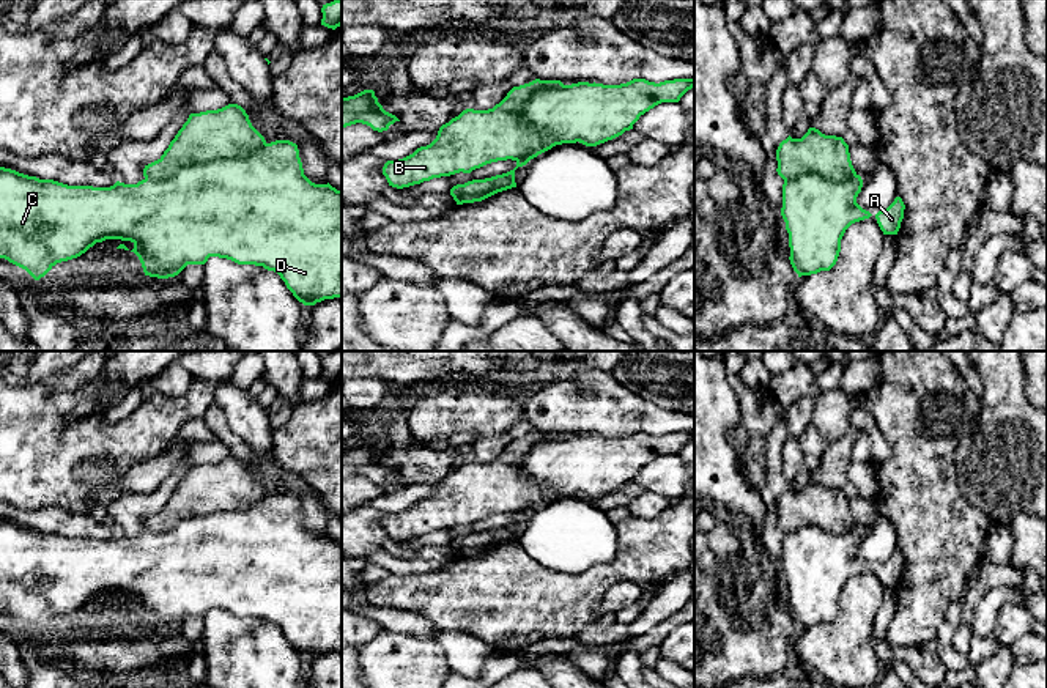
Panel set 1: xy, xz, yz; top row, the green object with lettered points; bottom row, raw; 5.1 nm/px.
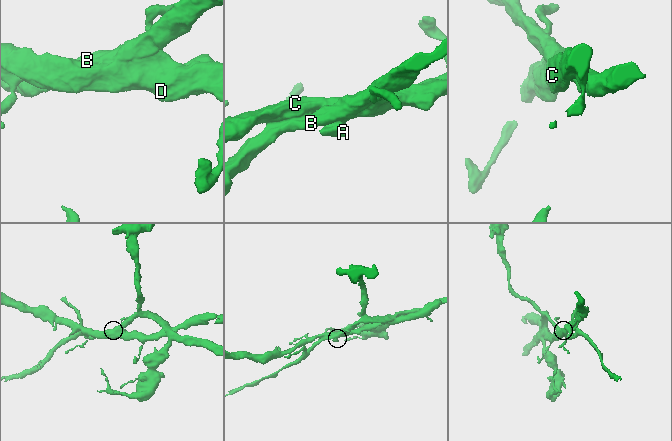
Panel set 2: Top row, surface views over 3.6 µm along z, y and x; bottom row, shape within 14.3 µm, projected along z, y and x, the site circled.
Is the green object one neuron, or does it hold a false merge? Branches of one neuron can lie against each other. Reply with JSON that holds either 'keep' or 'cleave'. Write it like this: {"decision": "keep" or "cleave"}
{"decision": "cleave"}

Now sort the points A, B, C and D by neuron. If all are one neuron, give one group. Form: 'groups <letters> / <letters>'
groups A C D / B

